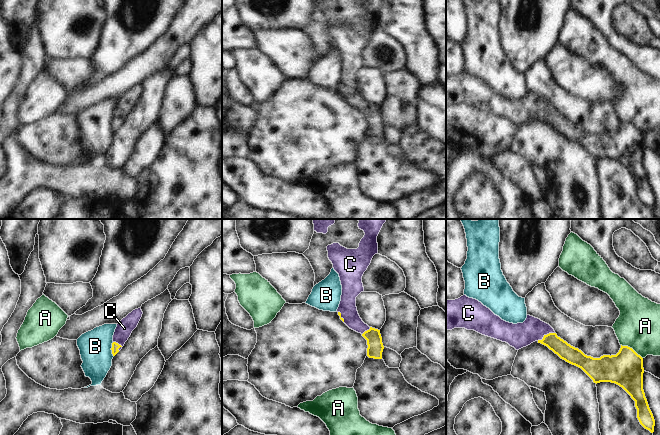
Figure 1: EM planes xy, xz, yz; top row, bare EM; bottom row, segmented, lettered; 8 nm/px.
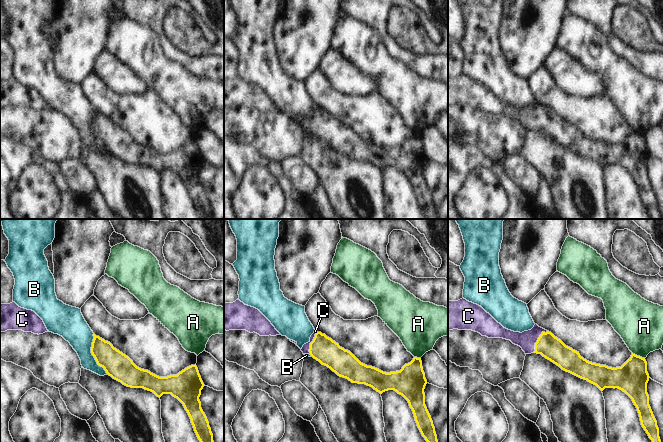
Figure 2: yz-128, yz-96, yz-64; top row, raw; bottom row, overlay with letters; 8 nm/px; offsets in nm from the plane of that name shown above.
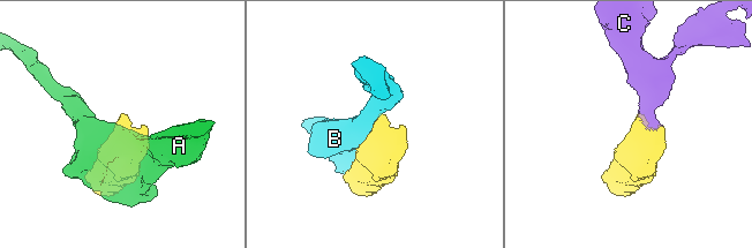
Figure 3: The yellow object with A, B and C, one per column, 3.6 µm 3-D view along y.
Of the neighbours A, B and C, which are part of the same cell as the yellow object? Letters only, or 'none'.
C

